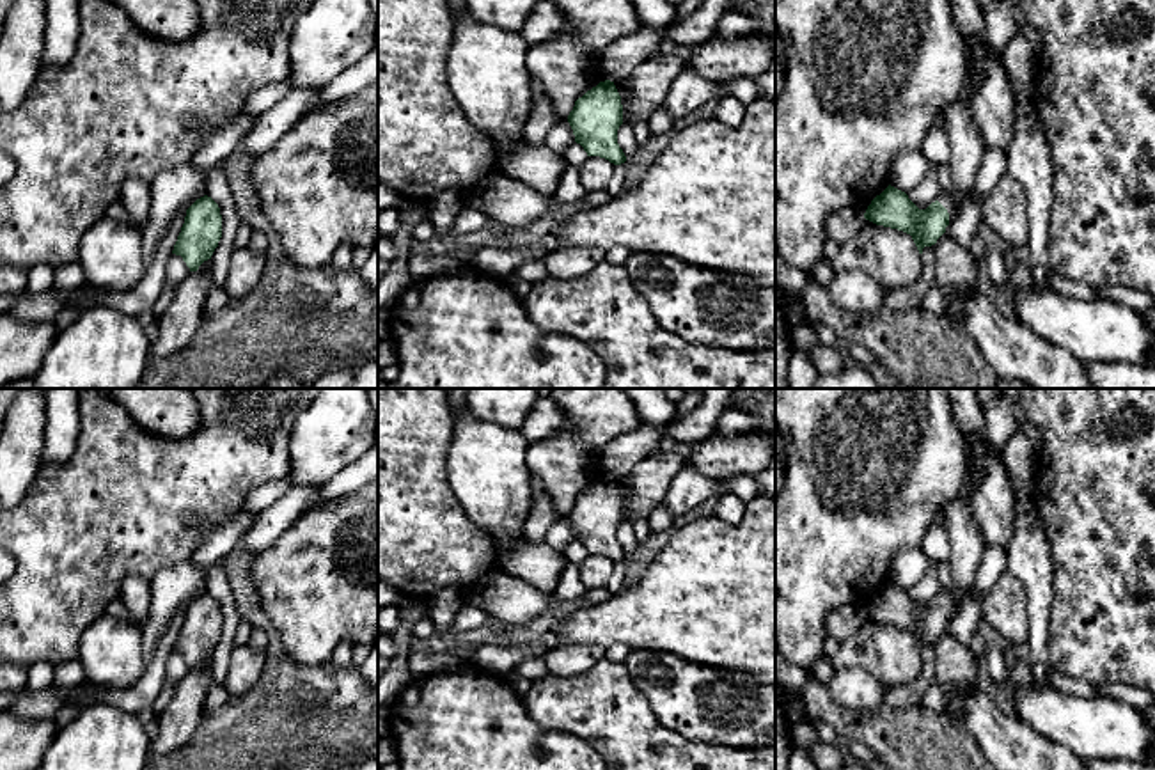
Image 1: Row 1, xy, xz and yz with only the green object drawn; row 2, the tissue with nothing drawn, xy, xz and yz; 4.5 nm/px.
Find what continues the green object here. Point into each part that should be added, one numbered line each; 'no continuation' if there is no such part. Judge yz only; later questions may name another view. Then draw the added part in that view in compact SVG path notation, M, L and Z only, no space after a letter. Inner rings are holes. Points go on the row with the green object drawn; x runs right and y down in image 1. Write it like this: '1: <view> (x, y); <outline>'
1: yz (948, 199); M947 190L940 193L939 202L947 209L949 215L955 215L960 197Z

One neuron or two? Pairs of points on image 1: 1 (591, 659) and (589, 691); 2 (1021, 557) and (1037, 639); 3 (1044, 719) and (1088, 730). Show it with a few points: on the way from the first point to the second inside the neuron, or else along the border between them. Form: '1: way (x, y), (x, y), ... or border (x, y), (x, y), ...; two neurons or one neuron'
1: border (604, 659), (573, 675), (550, 675); two neurons
2: way (1038, 577), (1040, 620); one neuron
3: way (1054, 719), (1067, 719), (1077, 724); one neuron

